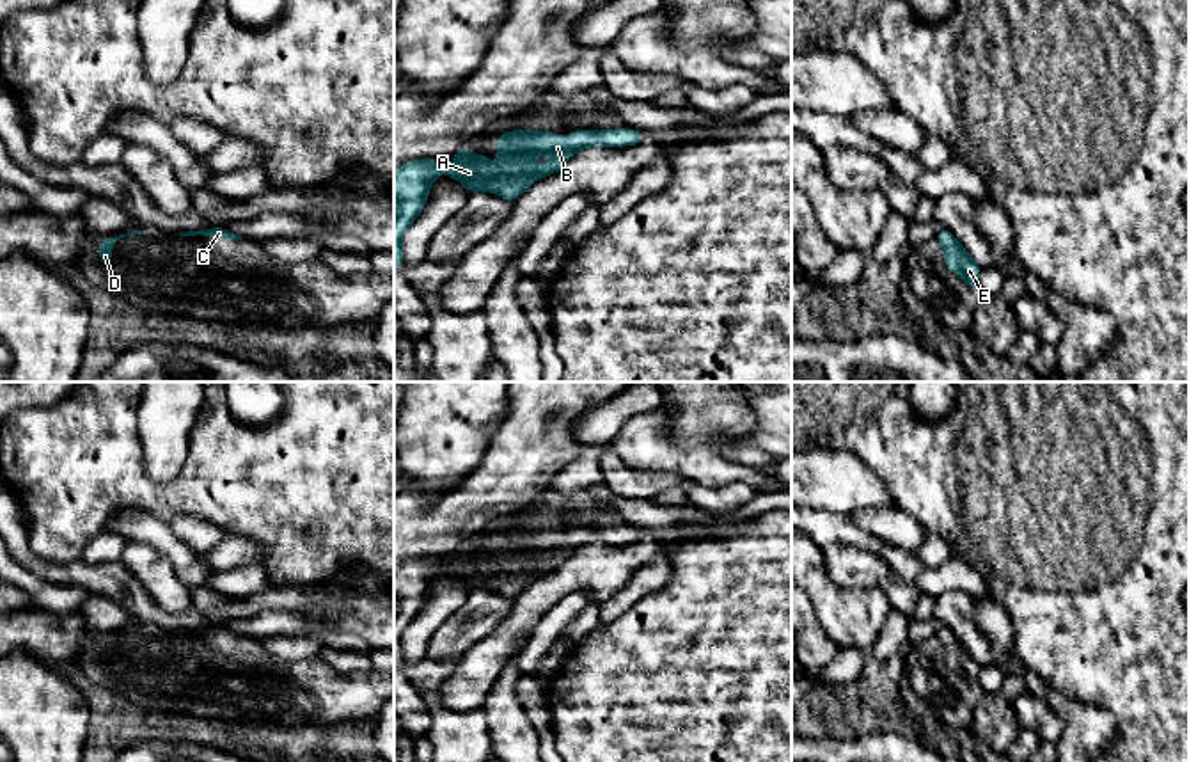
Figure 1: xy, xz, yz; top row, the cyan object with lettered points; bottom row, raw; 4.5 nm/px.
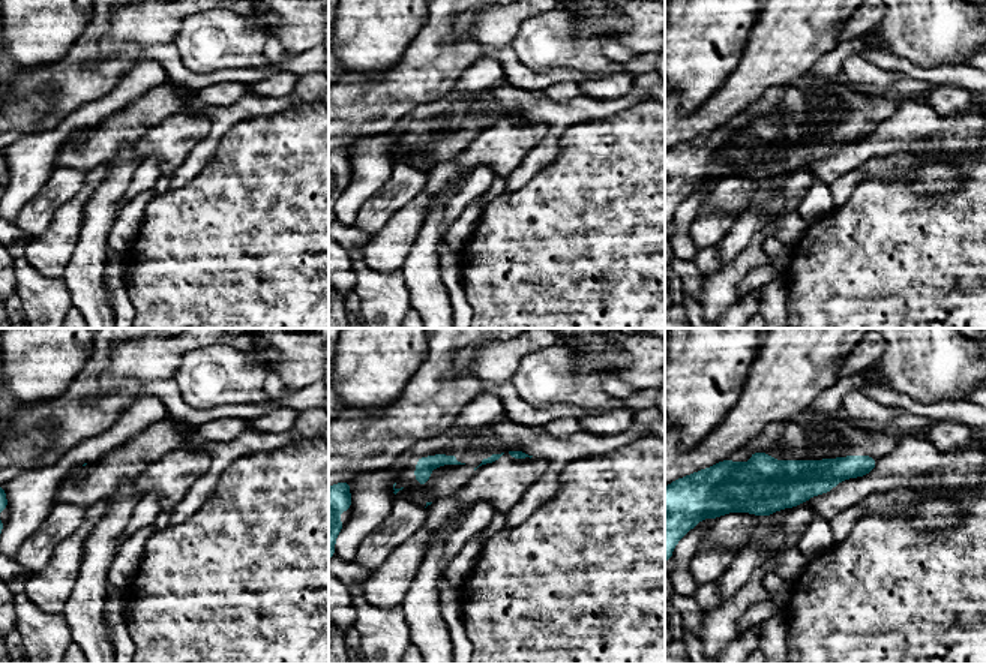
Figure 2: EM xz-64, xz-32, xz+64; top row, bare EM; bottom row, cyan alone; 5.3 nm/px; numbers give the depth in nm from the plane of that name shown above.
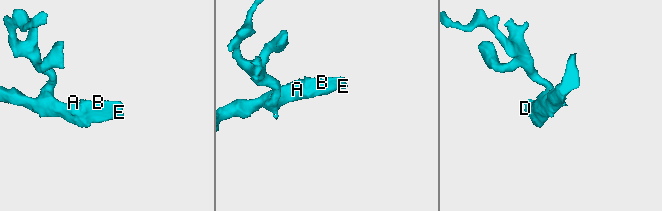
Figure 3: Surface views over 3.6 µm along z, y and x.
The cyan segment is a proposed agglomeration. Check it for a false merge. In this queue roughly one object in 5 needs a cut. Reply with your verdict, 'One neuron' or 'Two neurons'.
One neuron

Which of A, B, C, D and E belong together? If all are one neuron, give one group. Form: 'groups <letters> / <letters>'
groups A B C D E

